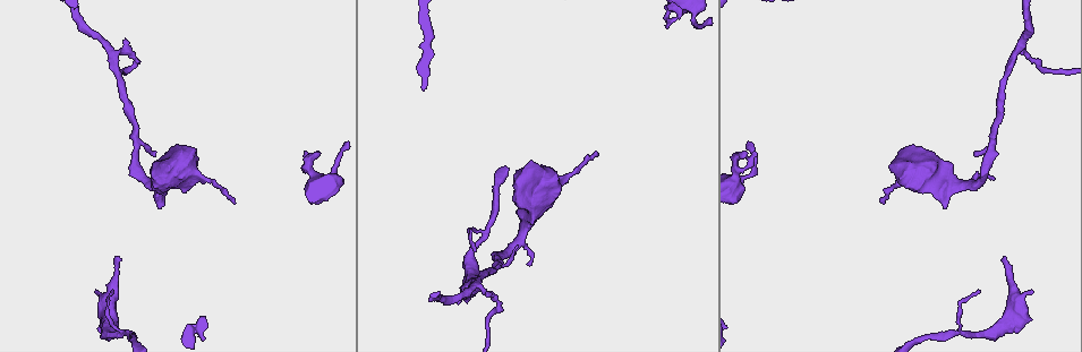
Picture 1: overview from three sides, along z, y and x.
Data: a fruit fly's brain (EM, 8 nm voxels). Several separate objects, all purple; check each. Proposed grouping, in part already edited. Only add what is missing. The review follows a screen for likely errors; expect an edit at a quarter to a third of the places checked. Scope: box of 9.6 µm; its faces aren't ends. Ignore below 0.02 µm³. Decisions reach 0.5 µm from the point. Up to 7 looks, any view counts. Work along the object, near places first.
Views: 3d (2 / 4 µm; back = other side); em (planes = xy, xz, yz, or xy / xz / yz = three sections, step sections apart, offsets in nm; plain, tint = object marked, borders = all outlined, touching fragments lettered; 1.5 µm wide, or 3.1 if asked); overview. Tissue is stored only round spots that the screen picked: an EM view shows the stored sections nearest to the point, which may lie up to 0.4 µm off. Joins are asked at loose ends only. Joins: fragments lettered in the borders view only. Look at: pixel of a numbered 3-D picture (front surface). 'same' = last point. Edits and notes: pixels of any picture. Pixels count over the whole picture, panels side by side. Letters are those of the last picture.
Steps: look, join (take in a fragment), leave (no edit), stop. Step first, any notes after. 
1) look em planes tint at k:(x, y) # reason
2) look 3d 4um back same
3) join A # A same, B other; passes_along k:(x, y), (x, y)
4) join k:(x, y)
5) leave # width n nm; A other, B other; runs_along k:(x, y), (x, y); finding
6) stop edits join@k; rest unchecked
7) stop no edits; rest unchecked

look 3d 2um at 1:(117, 257) # free end

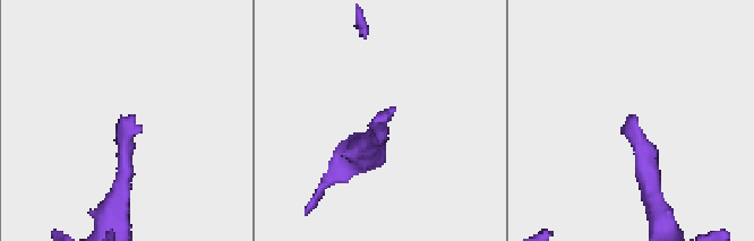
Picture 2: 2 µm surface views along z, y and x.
look em planes borders at 2:(386, 114)

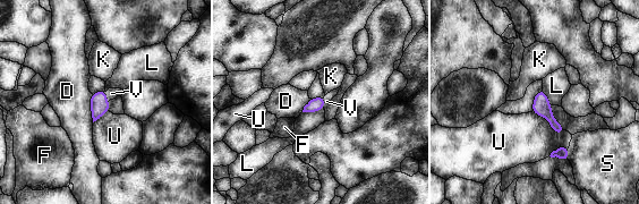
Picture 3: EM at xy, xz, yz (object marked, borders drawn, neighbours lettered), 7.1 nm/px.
join V # width 100 nm; D other, F other, K other, L other, S other, U other, V same; passes_along 3:(100, 104), (105, 96), (111, 93); the neuron continues

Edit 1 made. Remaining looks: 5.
look overview

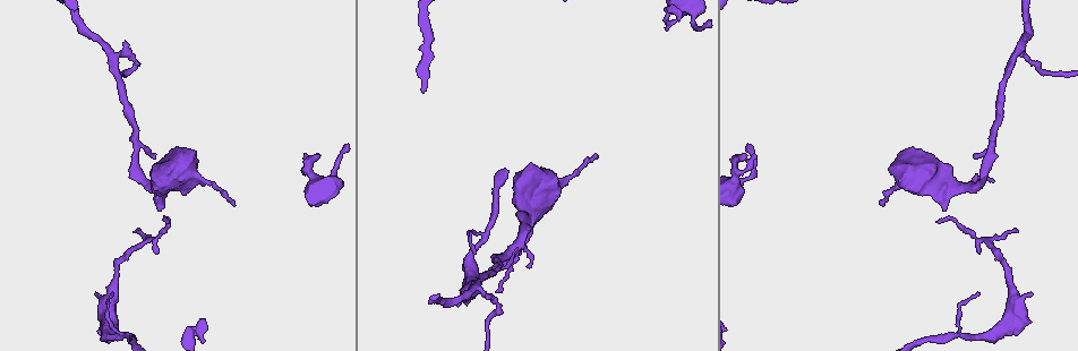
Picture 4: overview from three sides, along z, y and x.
look em planes tint at 4:(596, 156) # thin end

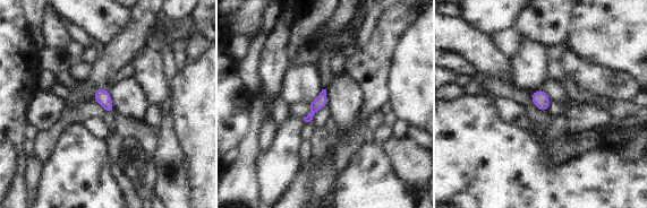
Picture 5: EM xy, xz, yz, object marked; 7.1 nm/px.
look em planes borders same # see the neighbours

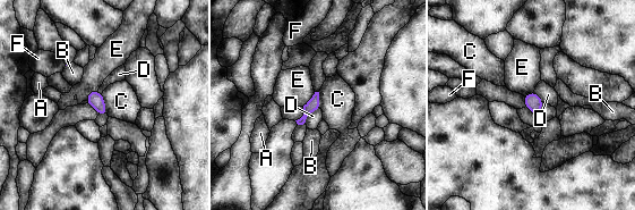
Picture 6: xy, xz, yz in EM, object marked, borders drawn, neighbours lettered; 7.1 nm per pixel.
leave # width 90 nm; A other, B other, C other, D other, E other, F other; border 6:(101, 93), (108, 114); no lettered fragment goes on from it

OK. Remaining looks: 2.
stop edits join@3; rest unchecked

